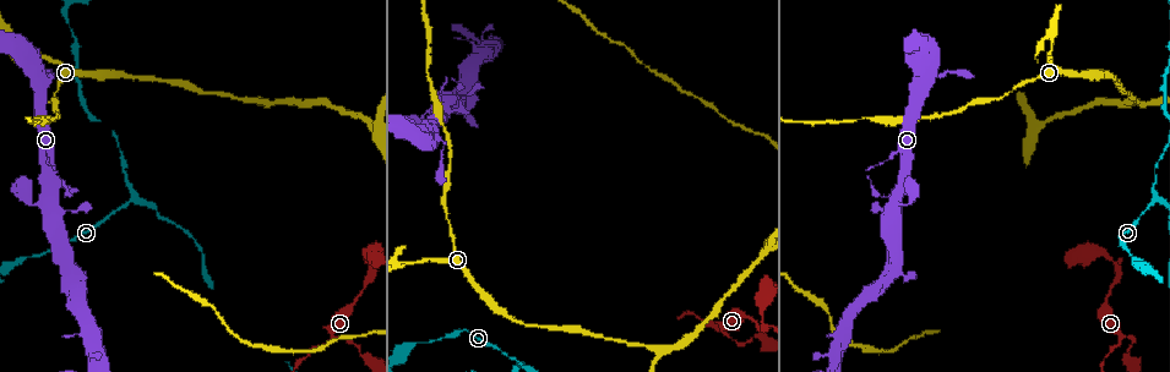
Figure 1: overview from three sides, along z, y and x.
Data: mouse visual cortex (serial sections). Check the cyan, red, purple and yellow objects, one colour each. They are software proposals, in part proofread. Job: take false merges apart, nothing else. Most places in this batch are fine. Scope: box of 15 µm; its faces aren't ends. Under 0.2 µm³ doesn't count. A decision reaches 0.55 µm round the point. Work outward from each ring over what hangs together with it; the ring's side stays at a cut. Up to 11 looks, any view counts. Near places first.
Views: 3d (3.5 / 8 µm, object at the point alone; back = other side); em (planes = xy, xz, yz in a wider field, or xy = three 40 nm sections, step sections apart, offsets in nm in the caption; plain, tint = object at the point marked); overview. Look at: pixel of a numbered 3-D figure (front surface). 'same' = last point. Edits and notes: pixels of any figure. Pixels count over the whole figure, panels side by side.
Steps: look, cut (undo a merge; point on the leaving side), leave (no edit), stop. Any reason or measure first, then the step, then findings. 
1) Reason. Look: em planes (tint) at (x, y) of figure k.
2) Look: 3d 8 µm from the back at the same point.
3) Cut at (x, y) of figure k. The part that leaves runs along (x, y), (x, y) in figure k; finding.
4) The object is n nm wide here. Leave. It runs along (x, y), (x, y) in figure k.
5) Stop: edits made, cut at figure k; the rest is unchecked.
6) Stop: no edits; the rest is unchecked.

Thin neck. Look: 3d 8 µm at (908, 204) of figure 1.

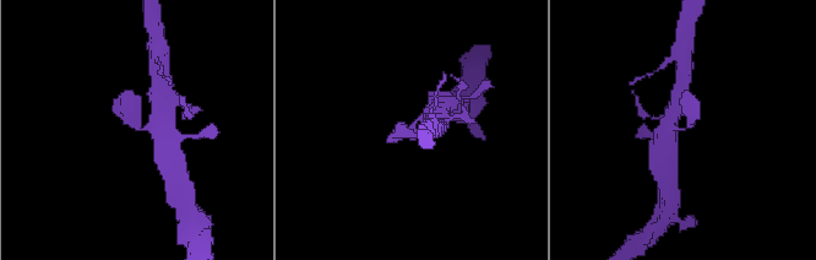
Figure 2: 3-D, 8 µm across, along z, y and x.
Zoom in. Look: 3d 3.5 µm at (138, 129) of figure 2.

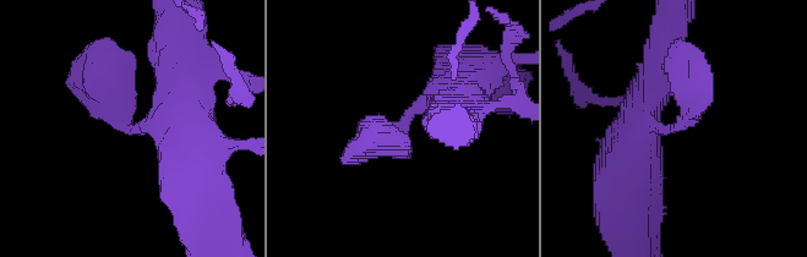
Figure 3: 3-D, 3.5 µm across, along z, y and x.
Now the EM. Look: em planes (tint) at (407, 122) of figure 3.

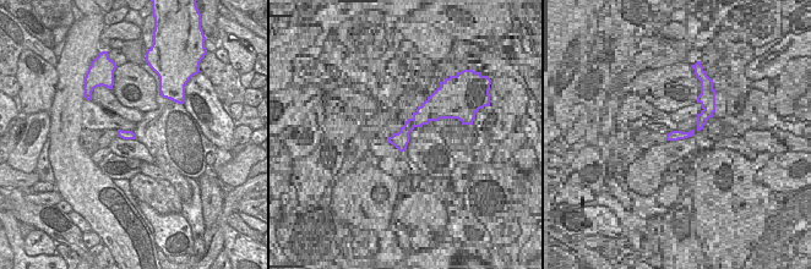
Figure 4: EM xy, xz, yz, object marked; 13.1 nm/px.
Leave. It runs along (454, 100), (440, 92), (394, 142), (379, 136) in figure 3; one cell here.

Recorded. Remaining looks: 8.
Sharp bend. Look: 3d 3.5 µm from the back at (524, 364) of figure 1.

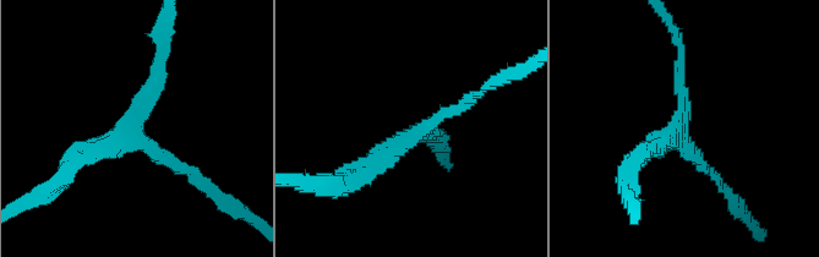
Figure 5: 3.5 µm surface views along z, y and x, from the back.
3 arms meet here; the arms are 150, 150, 250 nm wide. Look: em xy step 2 (tint) at (407, 130) of figure 5.

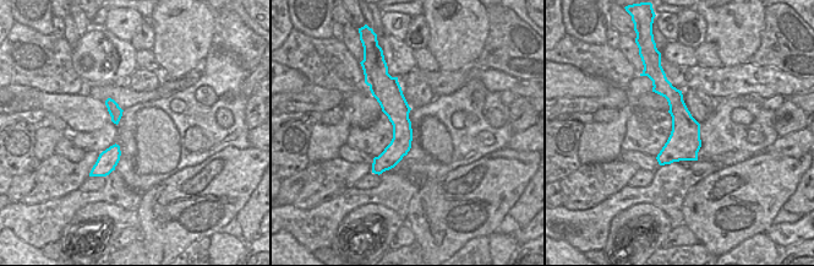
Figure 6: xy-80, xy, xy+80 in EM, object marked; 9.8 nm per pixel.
Look: em xy step 5 (tint) at the same point.

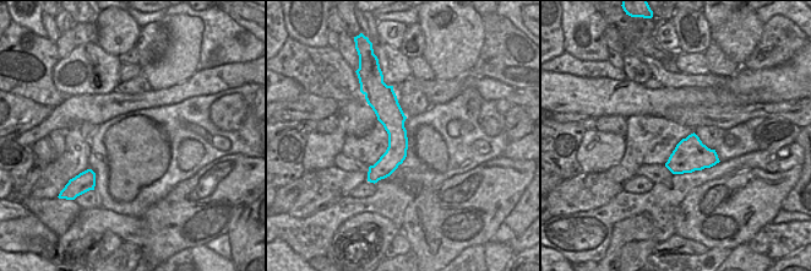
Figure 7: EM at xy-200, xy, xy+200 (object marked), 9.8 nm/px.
Leave. It runs along (384, 88), (395, 156), (373, 179) in figure 7; all the same cell.

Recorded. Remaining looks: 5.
Three arms meet. Look: 3d 3.5 µm at (266, 103) of figure 1.

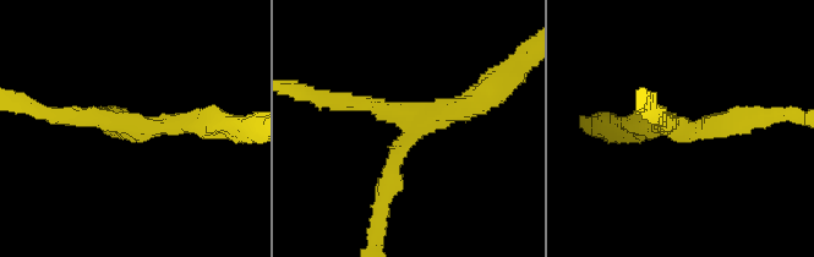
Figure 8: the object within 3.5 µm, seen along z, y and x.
3 arms meet here; the arms are 250, 250, 300 nm wide. Look: em planes (tint) at (414, 119) of figure 8.

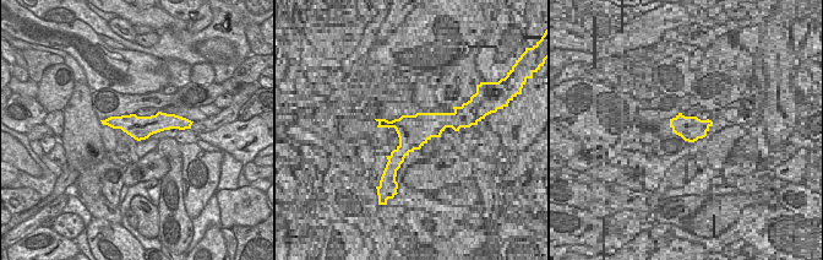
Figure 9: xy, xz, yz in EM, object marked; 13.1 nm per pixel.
Look: em xy step 2 (tint) at the same point.

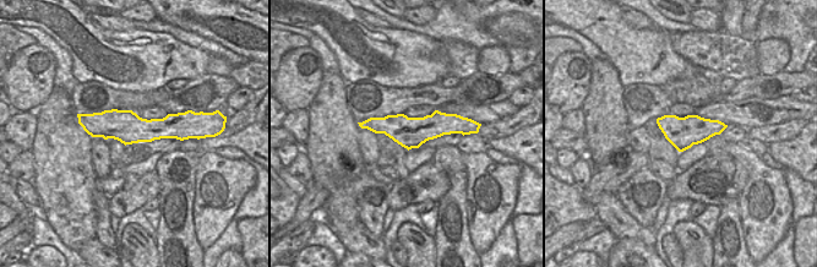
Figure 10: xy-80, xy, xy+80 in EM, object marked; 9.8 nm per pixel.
Leave. It runs along (334, 100), (436, 119), (489, 91) in figure 8; continuous, no second cell.

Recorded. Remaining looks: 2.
Thin neck. Look: 3d 3.5 µm at (370, 272) of figure 1.

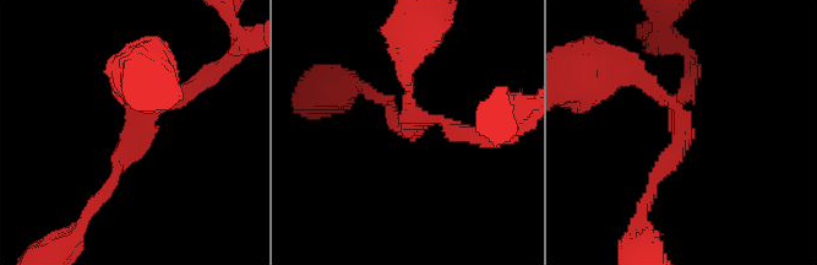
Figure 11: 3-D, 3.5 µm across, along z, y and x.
3 arms meet here; the arms are 150, 200, 200 nm wide. Look: em xy step 2 (tint) at (406, 128) of figure 11.

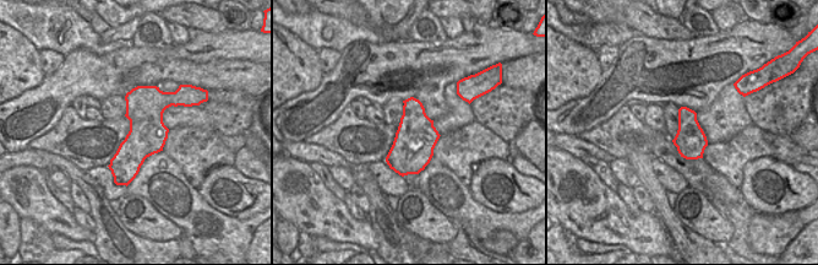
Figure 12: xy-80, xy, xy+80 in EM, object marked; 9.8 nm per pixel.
Leave. It runs along (99, 194), (134, 138), (134, 74) in figure 11; continuous, no second cell.

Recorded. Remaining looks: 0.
Stop: no edits; the rest is unchecked.

